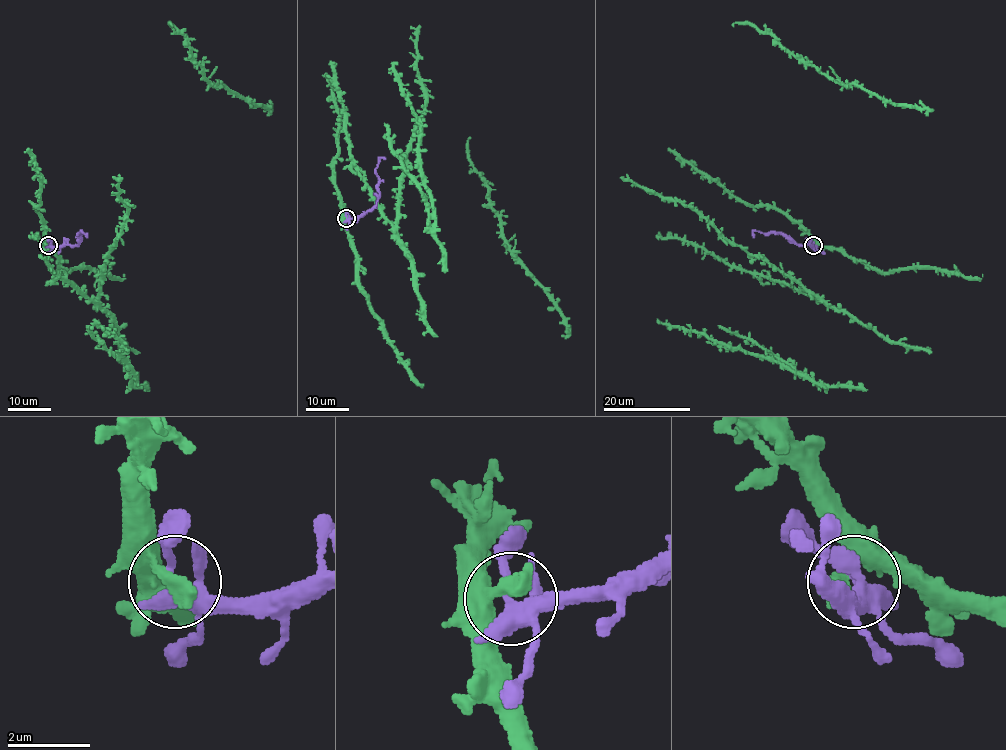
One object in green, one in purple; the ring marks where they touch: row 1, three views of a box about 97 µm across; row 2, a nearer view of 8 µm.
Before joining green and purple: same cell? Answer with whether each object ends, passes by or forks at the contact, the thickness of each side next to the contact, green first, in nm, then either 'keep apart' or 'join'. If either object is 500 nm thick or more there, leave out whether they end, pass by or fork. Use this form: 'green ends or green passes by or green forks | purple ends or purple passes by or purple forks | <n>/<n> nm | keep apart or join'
green ends | purple forks | 480/340 nm | keep apart

